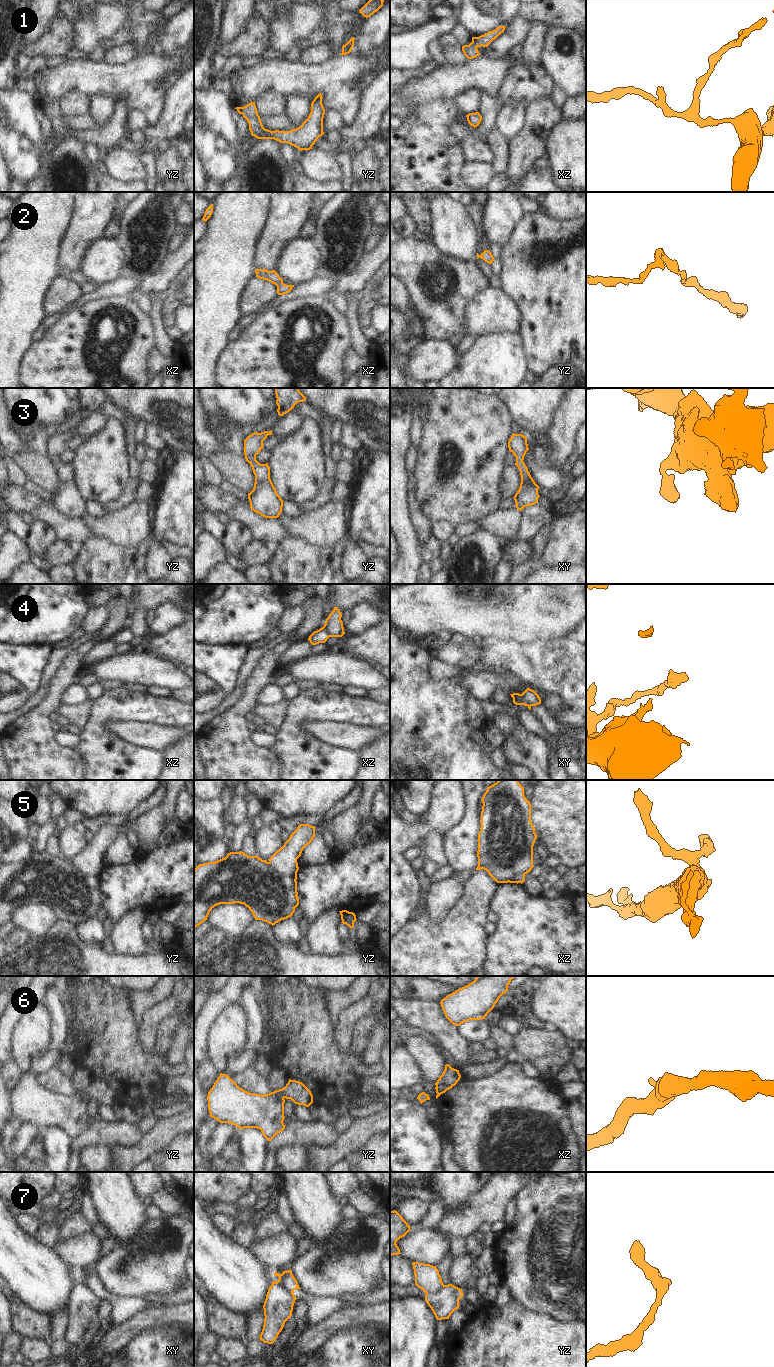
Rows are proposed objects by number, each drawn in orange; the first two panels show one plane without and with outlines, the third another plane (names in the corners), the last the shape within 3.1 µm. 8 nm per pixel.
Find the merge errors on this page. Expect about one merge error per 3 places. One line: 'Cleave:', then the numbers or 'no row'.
Cleave: 4, 5, 7

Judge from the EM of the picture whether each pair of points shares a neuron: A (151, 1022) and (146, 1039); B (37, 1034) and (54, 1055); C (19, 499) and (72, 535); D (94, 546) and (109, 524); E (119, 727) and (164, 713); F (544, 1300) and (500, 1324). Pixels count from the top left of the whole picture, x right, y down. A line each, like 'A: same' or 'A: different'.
A: same
B: different
C: same
D: different
E: different
F: different

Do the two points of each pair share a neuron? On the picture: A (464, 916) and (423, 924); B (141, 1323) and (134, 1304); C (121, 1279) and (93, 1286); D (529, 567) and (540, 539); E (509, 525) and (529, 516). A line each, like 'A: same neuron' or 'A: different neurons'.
A: same neuron
B: different neurons
C: different neurons
D: same neuron
E: different neurons

